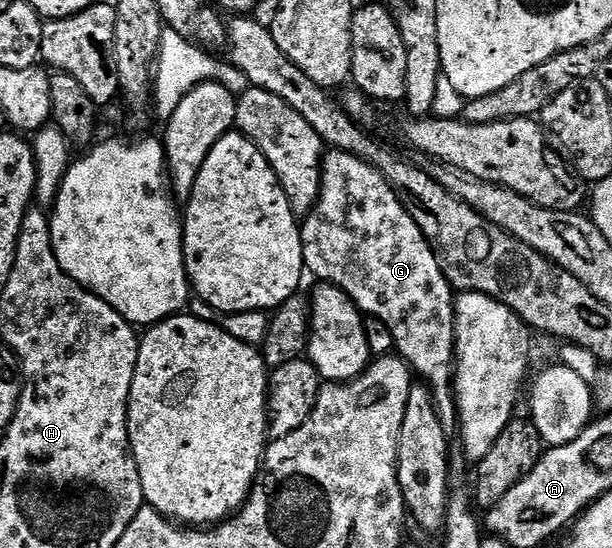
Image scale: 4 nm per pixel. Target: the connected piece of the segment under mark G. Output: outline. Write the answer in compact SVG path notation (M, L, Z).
M330 149L322 158L322 186L320 187L320 195L318 202L314 205L314 210L304 218L301 222L302 230L302 263L307 270L310 269L319 278L319 282L327 285L334 285L338 289L343 289L352 300L354 305L367 318L375 317L382 325L390 328L390 337L394 340L397 356L410 367L415 374L418 373L423 382L432 390L434 395L434 406L438 409L438 418L442 420L442 425L447 431L455 428L458 420L458 411L455 408L455 398L452 396L452 382L455 380L455 335L454 335L454 302L456 300L456 290L450 284L450 280L444 275L442 263L439 254L435 253L429 241L420 231L420 227L412 219L412 215L408 215L408 211L400 203L400 199L396 199L396 195L392 191L392 187L388 187L388 183L382 177L381 173L372 168L364 159L360 159L351 153L345 153L339 149Z

